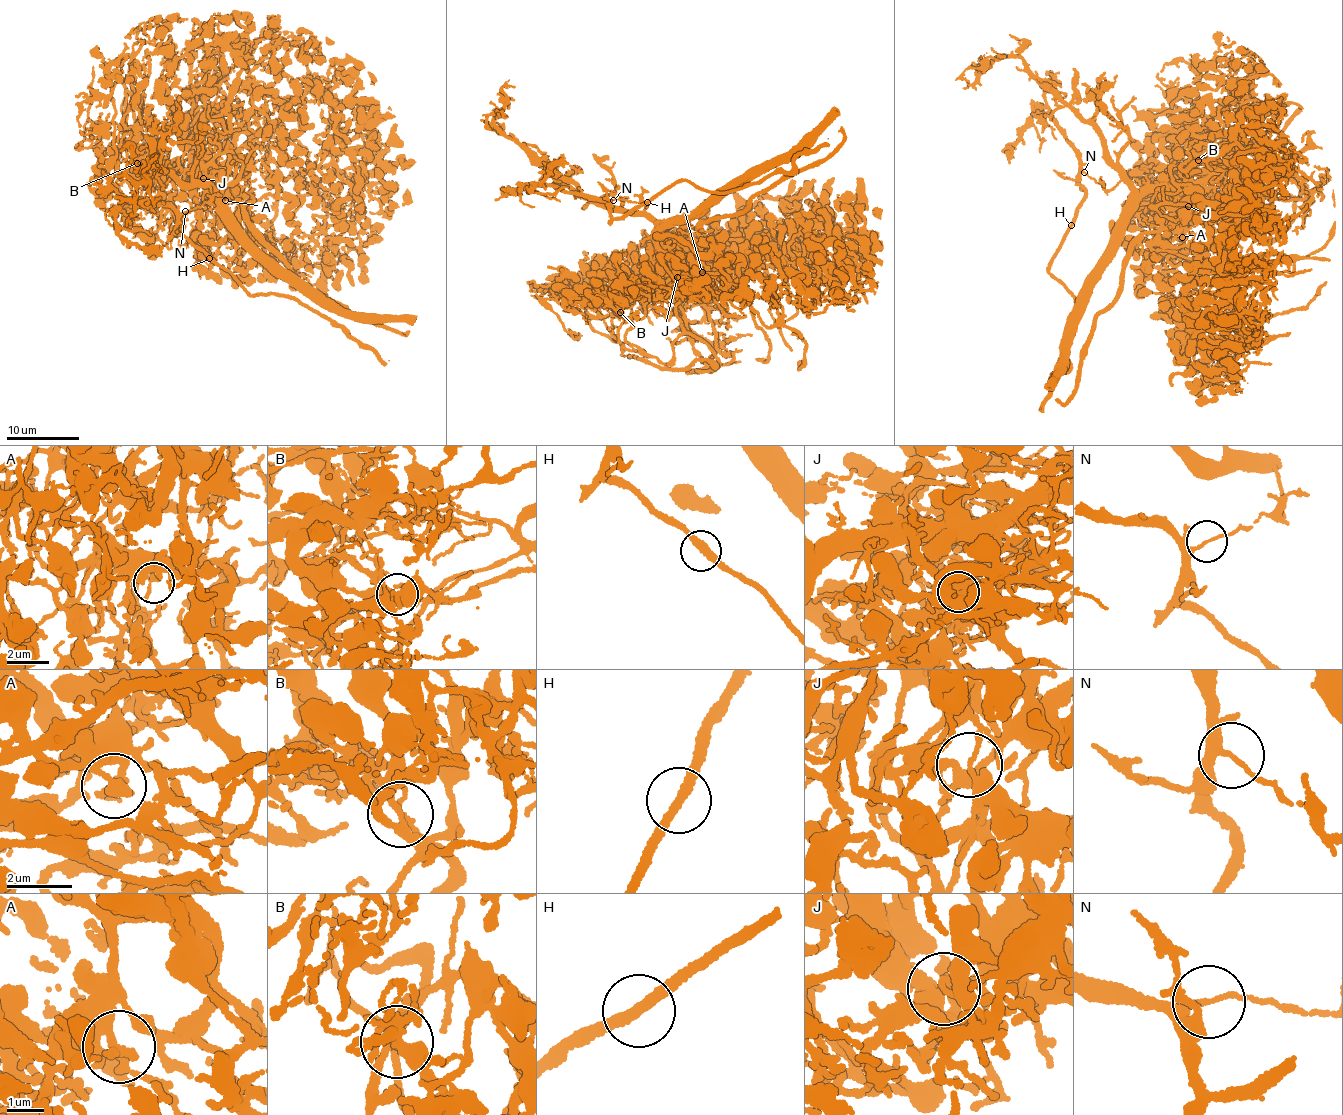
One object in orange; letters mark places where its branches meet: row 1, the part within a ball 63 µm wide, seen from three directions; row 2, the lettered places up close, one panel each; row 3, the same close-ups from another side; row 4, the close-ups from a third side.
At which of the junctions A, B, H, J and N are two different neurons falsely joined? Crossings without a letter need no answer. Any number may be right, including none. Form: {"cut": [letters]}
{"cut": ["B", "J", "N"]}

